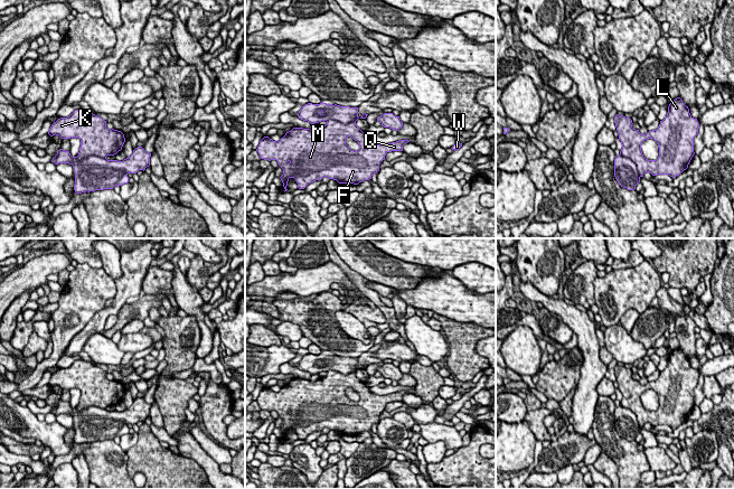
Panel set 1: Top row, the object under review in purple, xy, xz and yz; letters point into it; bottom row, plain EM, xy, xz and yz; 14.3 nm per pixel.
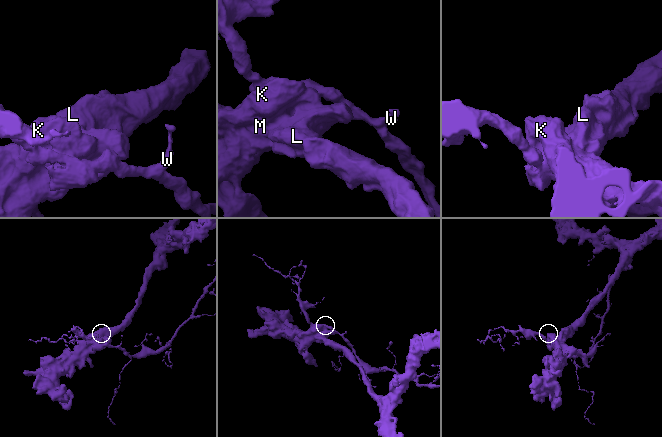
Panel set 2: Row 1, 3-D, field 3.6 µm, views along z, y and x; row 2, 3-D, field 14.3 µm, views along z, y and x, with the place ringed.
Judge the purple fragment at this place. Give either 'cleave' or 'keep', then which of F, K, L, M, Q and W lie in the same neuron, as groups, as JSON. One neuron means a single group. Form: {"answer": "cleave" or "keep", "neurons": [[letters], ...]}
{"answer": "cleave", "neurons": [["F", "K", "L", "M", "Q"], ["W"]]}

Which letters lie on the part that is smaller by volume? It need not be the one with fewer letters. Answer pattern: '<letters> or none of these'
W

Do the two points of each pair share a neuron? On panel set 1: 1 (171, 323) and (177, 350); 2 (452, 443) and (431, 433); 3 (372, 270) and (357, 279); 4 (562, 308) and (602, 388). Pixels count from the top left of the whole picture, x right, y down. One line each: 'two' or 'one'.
1: one
2: one
3: two
4: two

